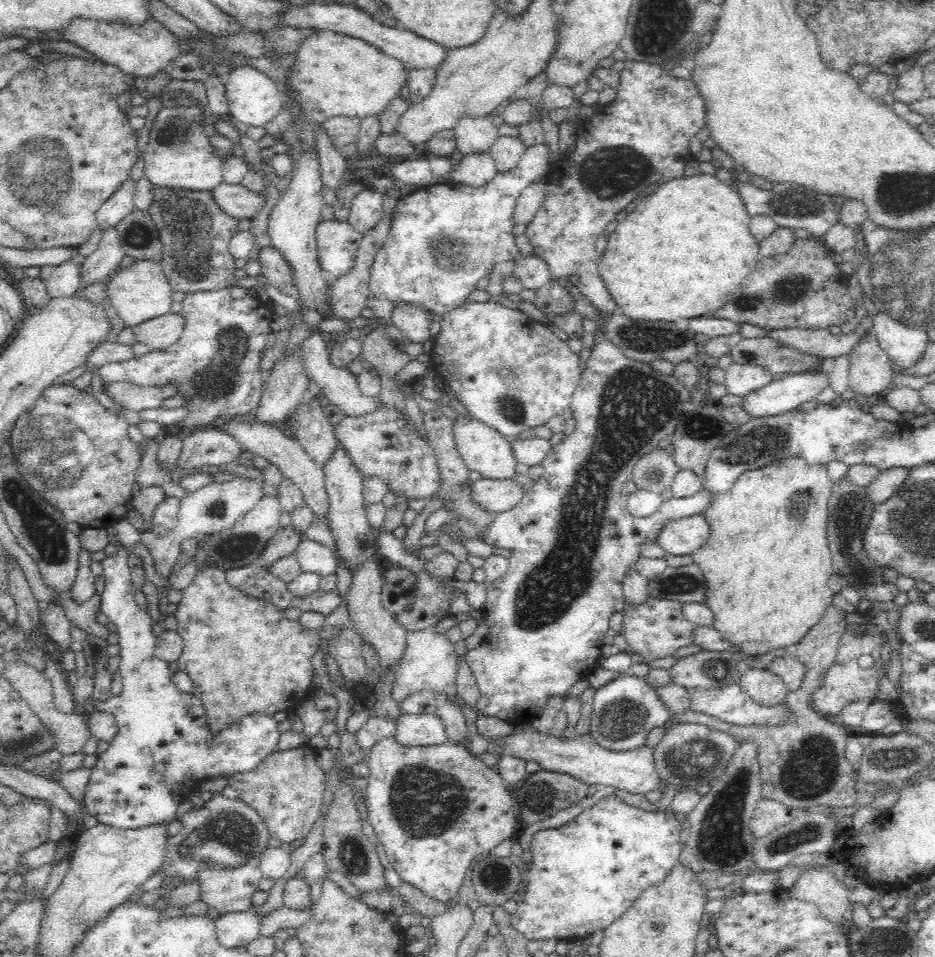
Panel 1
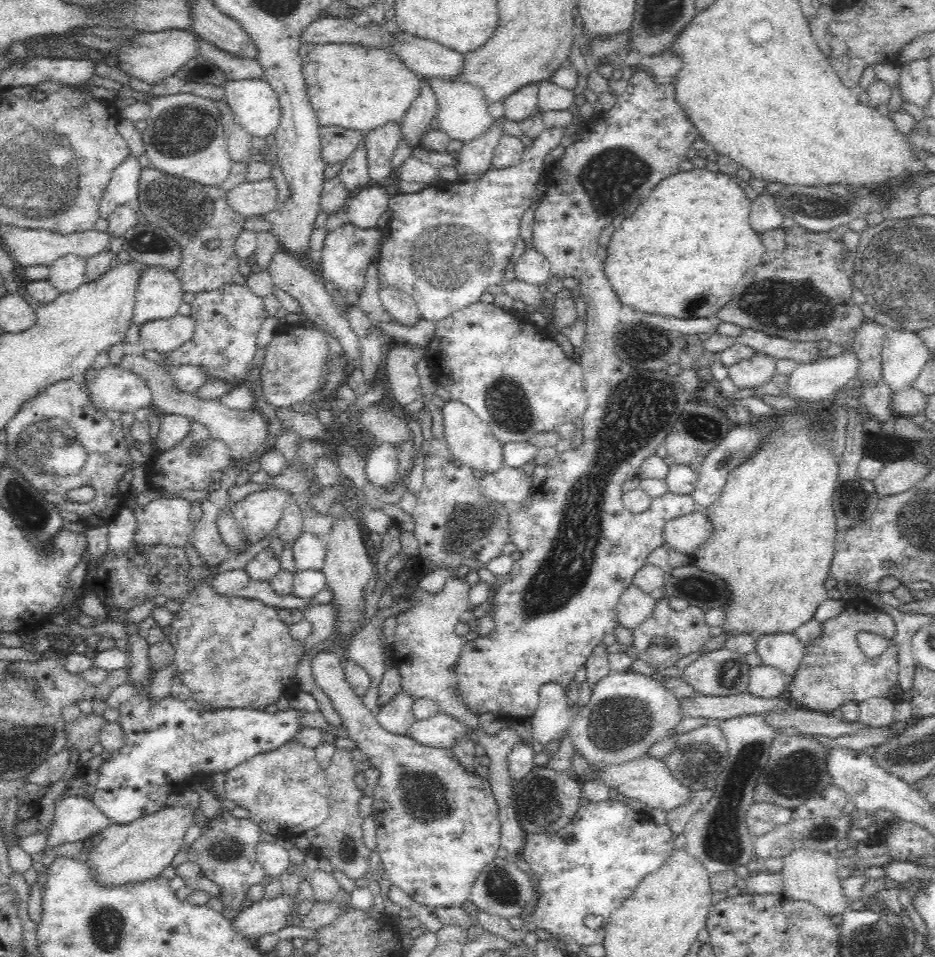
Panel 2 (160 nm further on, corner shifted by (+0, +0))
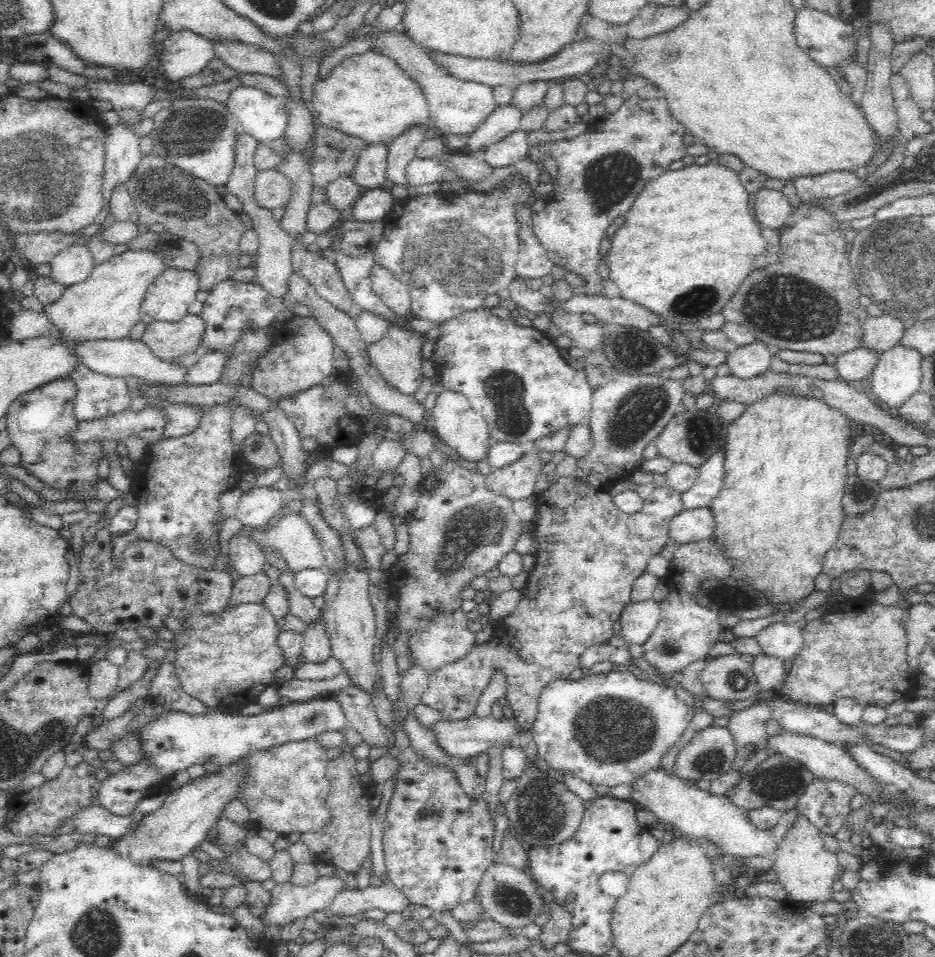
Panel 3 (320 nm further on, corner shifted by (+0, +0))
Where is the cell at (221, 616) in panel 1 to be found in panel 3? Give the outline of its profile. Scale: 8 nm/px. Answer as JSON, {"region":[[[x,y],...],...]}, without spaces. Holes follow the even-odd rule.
{"region":[[[244,603],[224,610],[204,615],[192,613],[184,622],[189,631],[175,633],[173,642],[176,652],[174,667],[182,688],[194,698],[199,698],[212,711],[236,711],[256,703],[257,697],[267,686],[276,687],[274,670],[286,665],[282,649],[276,645],[276,636],[280,634],[276,619],[260,603]]]}

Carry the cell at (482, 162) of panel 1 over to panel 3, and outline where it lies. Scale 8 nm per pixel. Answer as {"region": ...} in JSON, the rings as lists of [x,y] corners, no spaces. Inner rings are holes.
{"region":[[[512,103],[498,105],[488,115],[488,118],[472,134],[469,134],[465,149],[472,152],[483,152],[486,146],[520,129],[523,116],[524,112],[513,106]]]}

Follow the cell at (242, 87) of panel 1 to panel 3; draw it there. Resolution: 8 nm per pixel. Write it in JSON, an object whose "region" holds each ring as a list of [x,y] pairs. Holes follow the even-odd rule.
{"region":[[[240,85],[230,93],[226,105],[238,119],[239,131],[252,135],[257,142],[267,144],[285,136],[288,111],[280,98]]]}

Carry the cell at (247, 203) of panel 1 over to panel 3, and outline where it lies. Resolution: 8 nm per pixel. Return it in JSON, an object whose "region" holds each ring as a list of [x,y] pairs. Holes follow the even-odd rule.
{"region":[[[257,170],[255,175],[255,199],[260,206],[269,209],[285,208],[291,201],[293,186],[286,173],[271,170]]]}

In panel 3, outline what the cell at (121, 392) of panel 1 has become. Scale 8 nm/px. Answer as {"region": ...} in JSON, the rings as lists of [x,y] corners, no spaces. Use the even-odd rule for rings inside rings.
{"region":[[[206,350],[198,363],[188,370],[186,385],[210,385],[219,382],[228,358],[230,354],[223,350]]]}

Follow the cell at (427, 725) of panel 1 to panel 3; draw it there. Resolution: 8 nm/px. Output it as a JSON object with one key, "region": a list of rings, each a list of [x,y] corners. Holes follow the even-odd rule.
{"region":[[[476,713],[462,720],[446,722],[444,720],[437,722],[431,726],[435,732],[437,741],[445,750],[446,754],[458,759],[464,760],[469,756],[476,756],[480,753],[486,753],[488,748],[494,746],[510,746],[517,739],[517,734],[520,732],[520,726],[517,724],[517,719],[513,717],[495,718],[494,716],[478,716]]]}

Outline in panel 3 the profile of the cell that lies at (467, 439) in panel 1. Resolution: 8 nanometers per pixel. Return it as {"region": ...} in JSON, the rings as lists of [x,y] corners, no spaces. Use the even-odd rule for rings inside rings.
{"region":[[[438,389],[438,399],[431,416],[434,421],[431,431],[435,432],[440,440],[448,445],[450,449],[456,451],[463,459],[477,462],[486,457],[491,446],[486,420],[472,409],[472,405],[464,397],[464,394],[448,389]]]}

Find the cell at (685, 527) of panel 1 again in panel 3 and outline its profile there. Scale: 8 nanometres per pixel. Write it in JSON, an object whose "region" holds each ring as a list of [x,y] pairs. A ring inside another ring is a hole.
{"region":[[[709,507],[682,510],[669,525],[669,538],[679,545],[714,537],[716,522]]]}

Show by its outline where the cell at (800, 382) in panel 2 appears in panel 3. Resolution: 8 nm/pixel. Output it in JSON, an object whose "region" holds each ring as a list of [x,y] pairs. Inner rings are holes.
{"region":[[[864,345],[856,346],[854,350],[837,356],[836,370],[842,381],[867,379],[874,371],[882,352],[872,350]]]}

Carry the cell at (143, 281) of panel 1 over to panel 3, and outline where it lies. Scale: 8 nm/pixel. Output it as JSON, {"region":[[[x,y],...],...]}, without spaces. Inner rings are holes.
{"region":[[[168,267],[148,287],[139,310],[140,320],[145,325],[156,321],[178,322],[188,314],[188,308],[196,301],[196,293],[198,291],[200,291],[199,278],[195,273],[195,269],[184,270]]]}

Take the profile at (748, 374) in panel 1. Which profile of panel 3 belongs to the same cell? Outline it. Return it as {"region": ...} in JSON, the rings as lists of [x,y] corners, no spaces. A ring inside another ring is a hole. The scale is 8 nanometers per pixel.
{"region":[[[756,339],[744,346],[738,343],[738,348],[727,354],[726,364],[732,375],[740,379],[750,379],[768,371],[772,355],[768,345]]]}

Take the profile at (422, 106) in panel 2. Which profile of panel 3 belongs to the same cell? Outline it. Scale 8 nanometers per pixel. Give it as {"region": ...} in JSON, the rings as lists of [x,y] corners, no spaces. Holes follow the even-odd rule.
{"region":[[[410,127],[394,141],[389,144],[388,156],[386,156],[386,186],[391,188],[394,185],[405,187],[407,197],[416,198],[420,195],[433,195],[439,193],[442,186],[433,183],[425,189],[411,186],[406,179],[405,168],[407,164],[416,157],[418,144],[426,139],[426,131],[422,127]]]}

